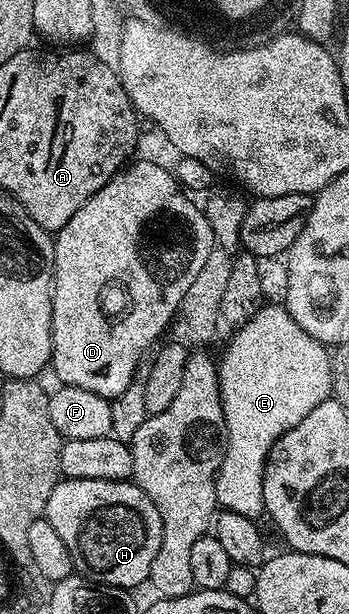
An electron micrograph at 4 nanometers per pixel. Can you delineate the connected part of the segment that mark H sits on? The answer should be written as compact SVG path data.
M58 479L51 490L51 498L47 498L44 519L55 526L59 538L63 538L67 550L71 550L74 569L80 575L97 584L116 588L137 590L141 583L144 585L149 578L151 562L155 562L155 554L159 554L159 546L163 542L163 518L159 518L155 502L151 502L145 491L129 480Z

